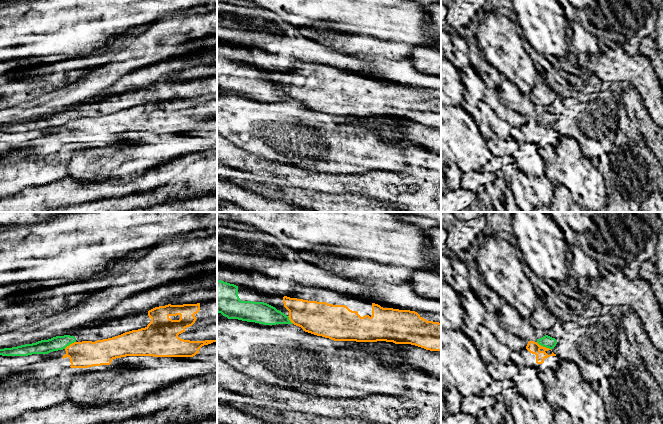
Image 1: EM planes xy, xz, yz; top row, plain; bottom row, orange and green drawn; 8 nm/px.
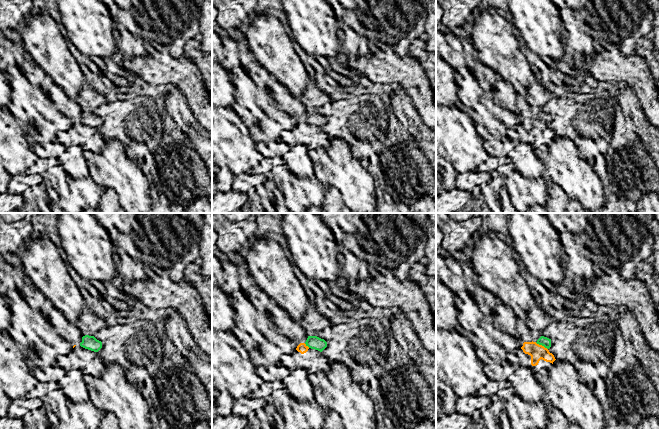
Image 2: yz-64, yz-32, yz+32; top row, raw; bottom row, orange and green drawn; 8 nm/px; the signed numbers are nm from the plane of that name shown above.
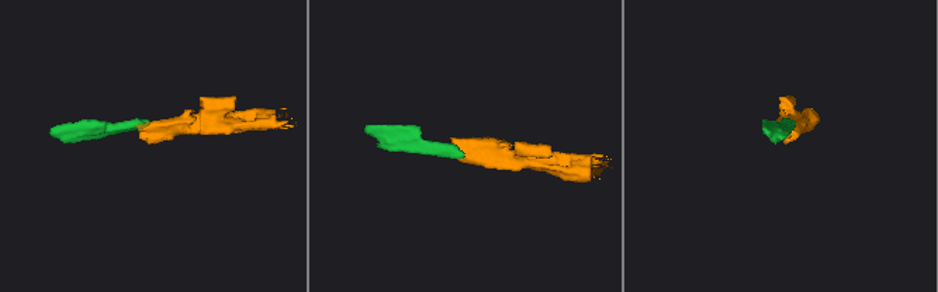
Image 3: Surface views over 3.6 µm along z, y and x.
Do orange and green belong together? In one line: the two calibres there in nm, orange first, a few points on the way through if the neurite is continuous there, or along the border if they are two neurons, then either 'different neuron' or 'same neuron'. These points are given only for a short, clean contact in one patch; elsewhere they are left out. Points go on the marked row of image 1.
100/90 nm | along yz (536, 342), (551, 350) | different neuron

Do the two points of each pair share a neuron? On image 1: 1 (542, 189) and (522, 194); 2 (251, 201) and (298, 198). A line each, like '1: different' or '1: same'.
1: same
2: different

